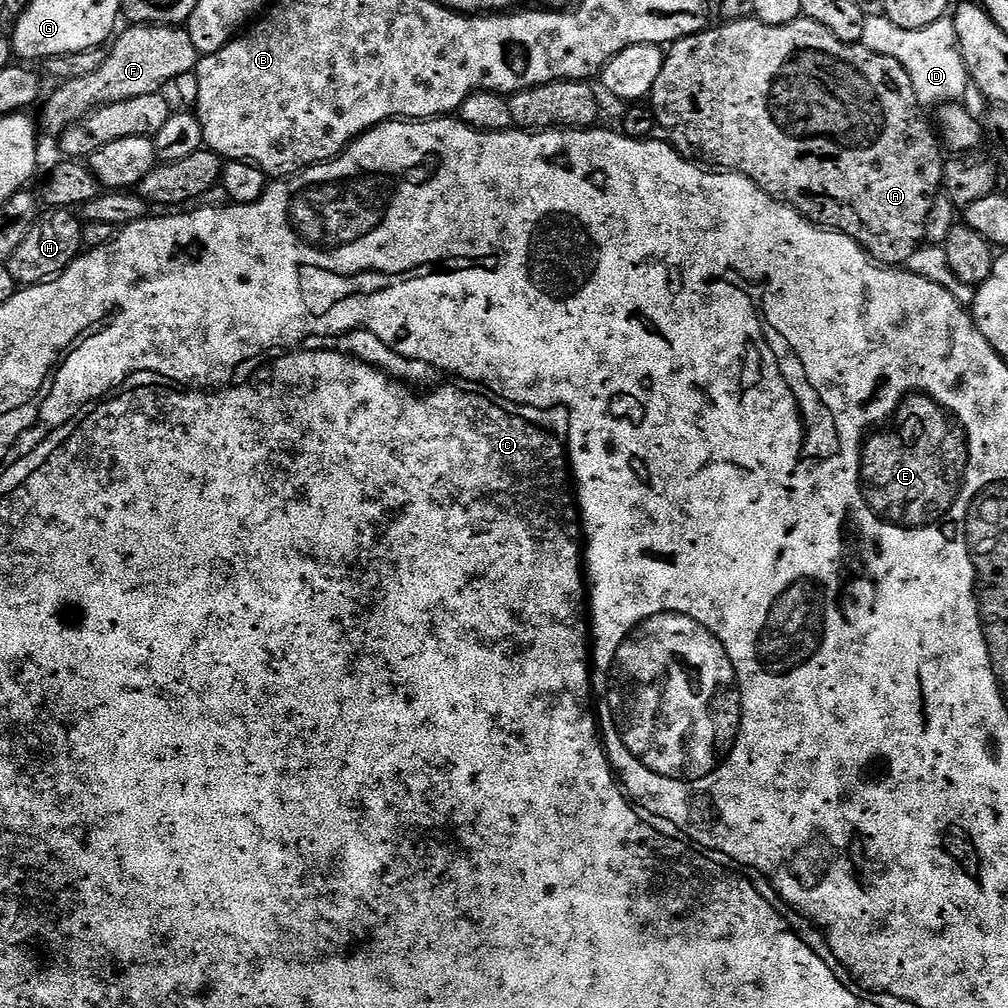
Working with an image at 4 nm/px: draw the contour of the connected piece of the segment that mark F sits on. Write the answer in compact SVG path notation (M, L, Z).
M132 24L122 32L111 41L106 62L94 70L94 74L63 81L59 85L60 89L48 101L43 101L44 113L38 116L38 124L52 138L59 138L67 128L80 123L102 106L135 96L163 93L167 84L169 87L179 75L195 72L196 65L200 63L200 51L194 46L187 27L174 24Z

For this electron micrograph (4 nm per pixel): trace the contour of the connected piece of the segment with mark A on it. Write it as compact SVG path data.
M755 18L744 19L729 19L724 22L728 24L721 28L709 26L703 32L676 41L667 49L650 97L650 107L656 116L659 131L665 132L663 135L672 147L687 160L697 160L701 165L725 172L738 172L750 178L767 196L780 204L789 204L811 224L819 224L822 228L854 238L854 242L861 244L876 263L885 266L907 265L910 254L917 252L925 243L926 222L930 218L933 202L942 192L946 159L945 153L940 153L942 144L937 129L928 125L924 117L925 109L918 94L914 94L914 82L910 82L910 74L906 74L906 70L894 58L878 54L861 43L844 44L834 38L826 26L807 18L795 20L786 26L766 26Z

